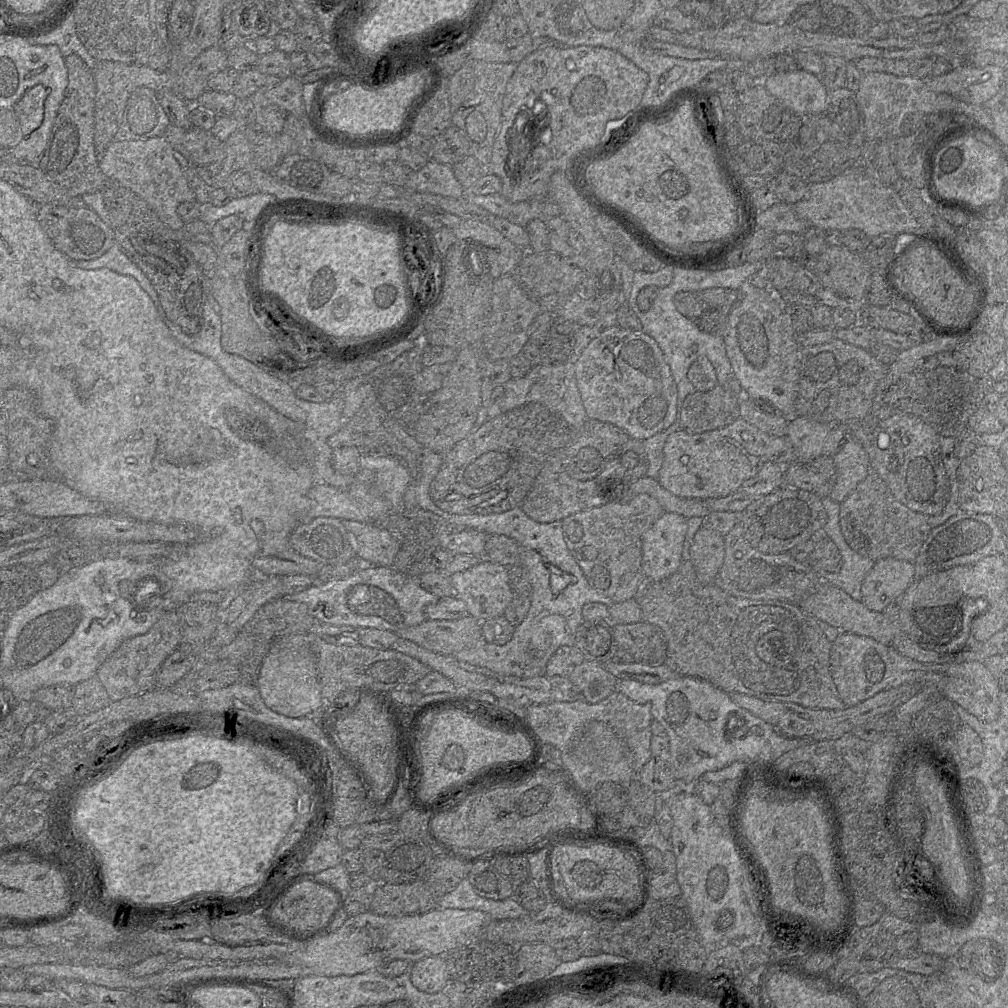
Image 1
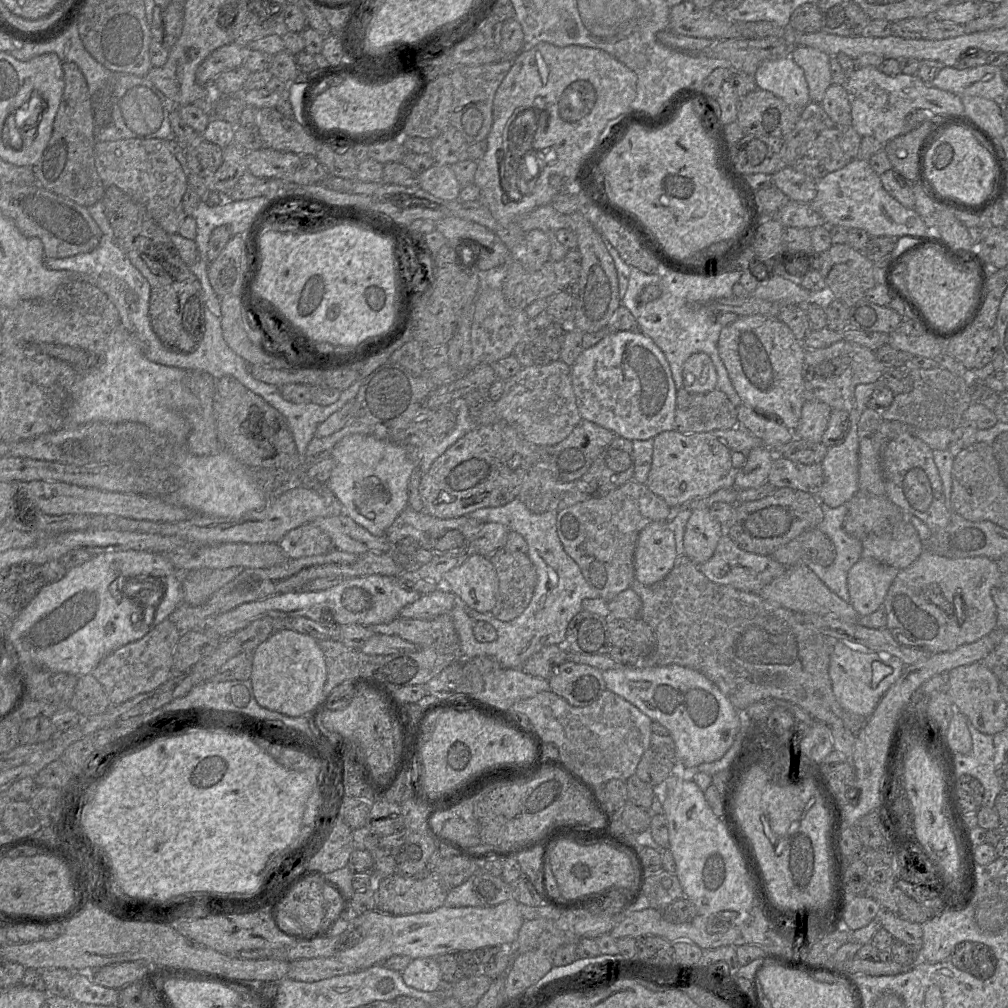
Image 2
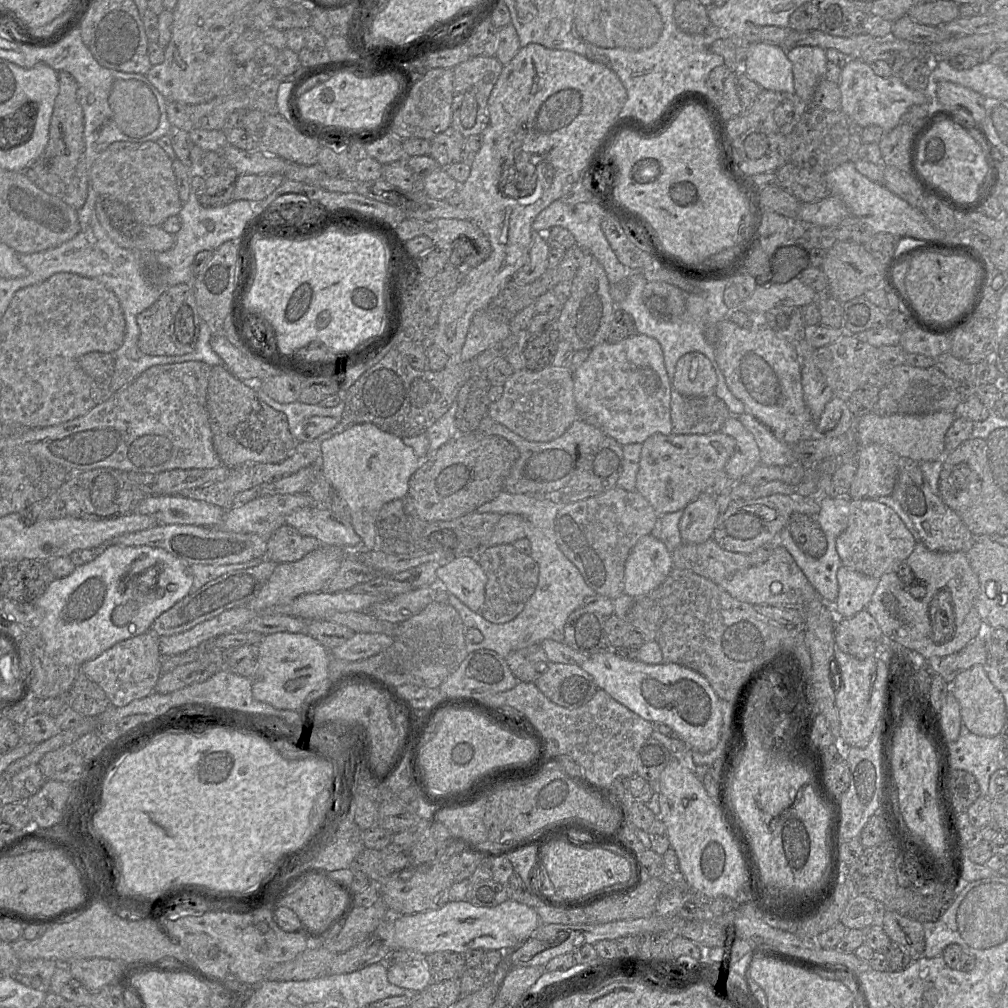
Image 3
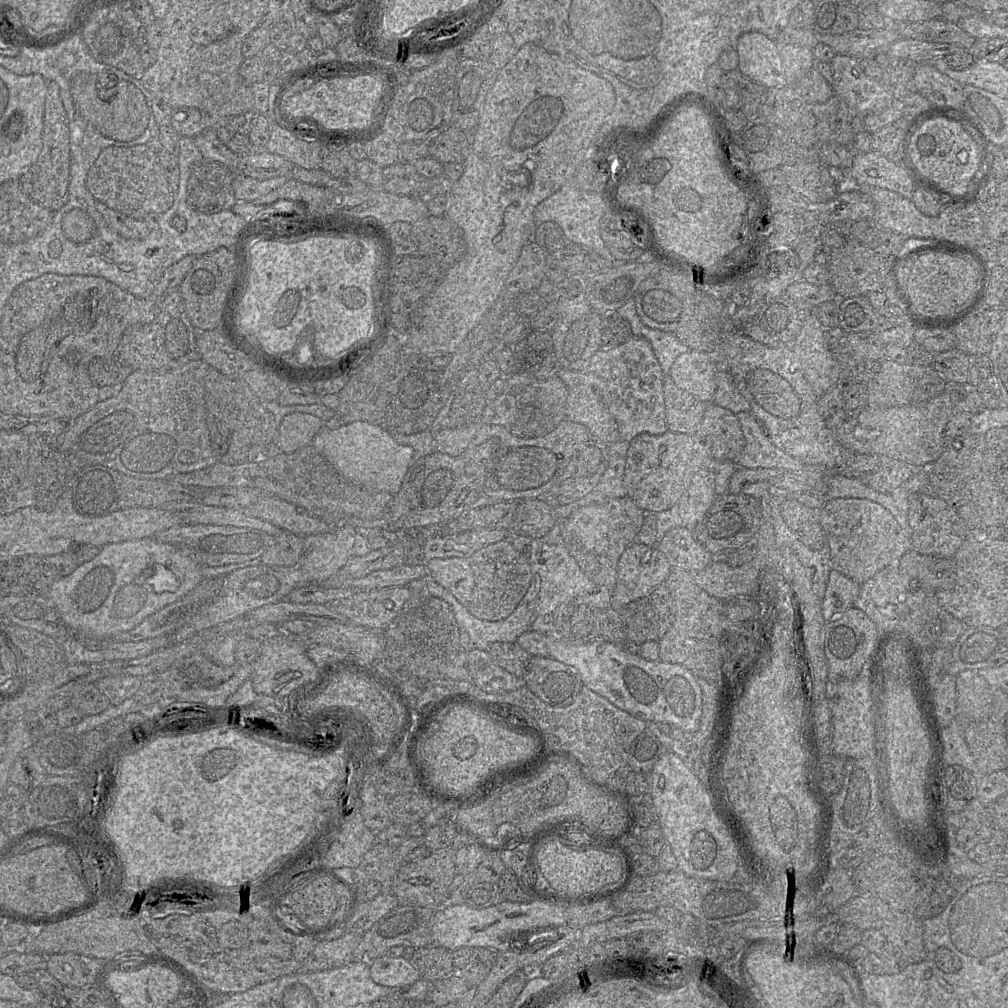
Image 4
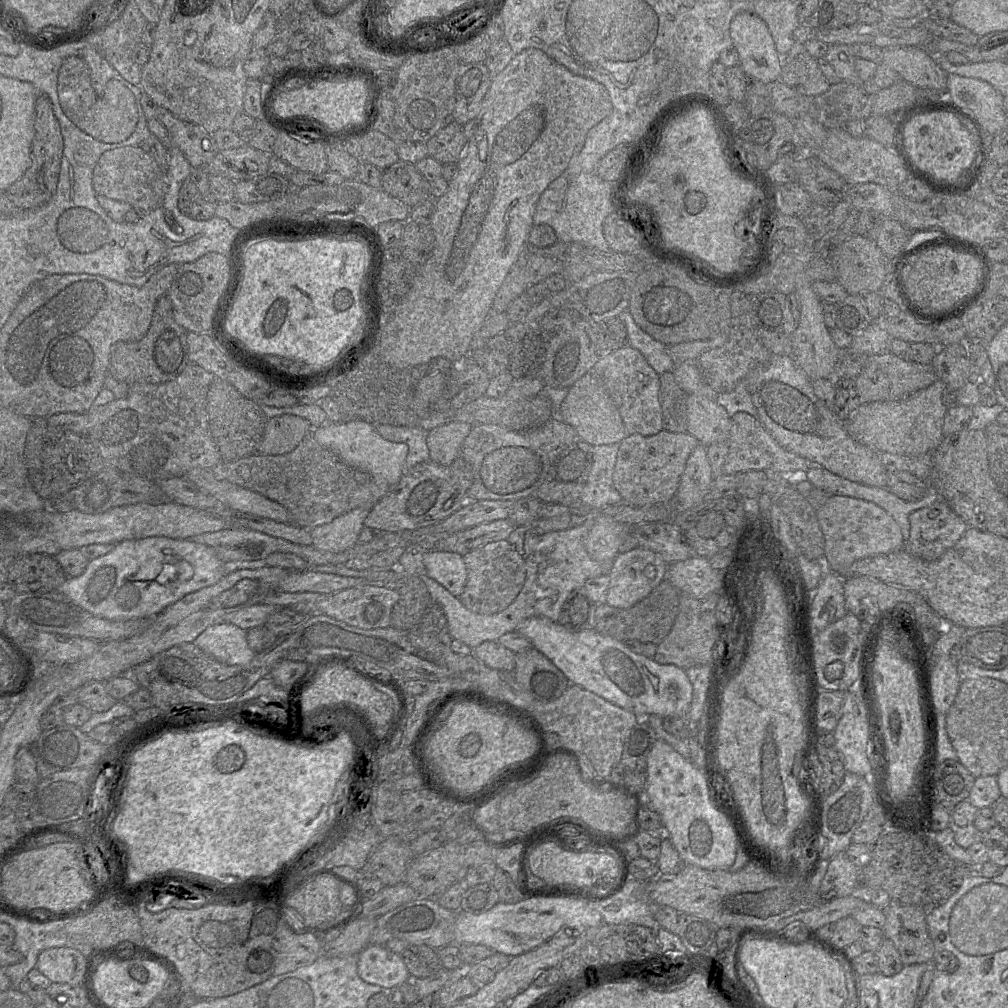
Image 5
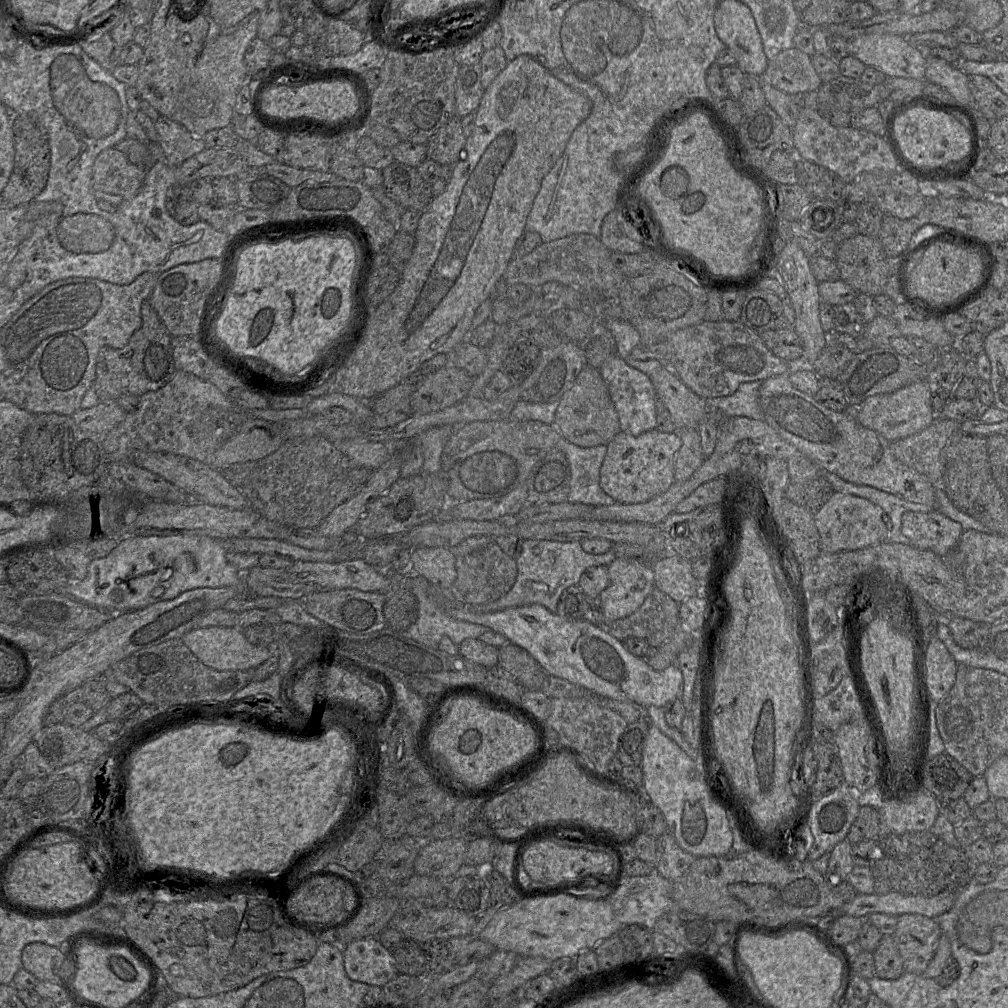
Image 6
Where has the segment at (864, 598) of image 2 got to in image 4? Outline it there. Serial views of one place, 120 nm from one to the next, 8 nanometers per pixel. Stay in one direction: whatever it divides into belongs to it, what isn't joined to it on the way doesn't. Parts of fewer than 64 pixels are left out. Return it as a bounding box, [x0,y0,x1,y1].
[822,570,861,622]

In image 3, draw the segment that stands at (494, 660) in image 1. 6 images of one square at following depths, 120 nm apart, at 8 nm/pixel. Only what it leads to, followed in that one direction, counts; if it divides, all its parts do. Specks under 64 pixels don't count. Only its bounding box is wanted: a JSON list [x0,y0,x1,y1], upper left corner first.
[447,491,596,657]

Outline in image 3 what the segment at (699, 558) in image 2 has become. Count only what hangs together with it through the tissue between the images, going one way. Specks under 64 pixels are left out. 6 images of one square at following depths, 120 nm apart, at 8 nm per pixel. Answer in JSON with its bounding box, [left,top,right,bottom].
[679,491,720,544]

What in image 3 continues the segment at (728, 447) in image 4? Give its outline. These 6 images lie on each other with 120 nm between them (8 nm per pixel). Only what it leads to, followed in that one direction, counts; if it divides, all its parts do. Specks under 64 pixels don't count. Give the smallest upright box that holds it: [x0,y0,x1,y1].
[719,415,760,481]

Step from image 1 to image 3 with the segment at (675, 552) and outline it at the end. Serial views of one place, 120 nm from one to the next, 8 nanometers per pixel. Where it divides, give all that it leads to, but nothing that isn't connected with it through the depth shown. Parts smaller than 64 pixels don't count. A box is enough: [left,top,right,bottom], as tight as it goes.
[624,534,672,598]

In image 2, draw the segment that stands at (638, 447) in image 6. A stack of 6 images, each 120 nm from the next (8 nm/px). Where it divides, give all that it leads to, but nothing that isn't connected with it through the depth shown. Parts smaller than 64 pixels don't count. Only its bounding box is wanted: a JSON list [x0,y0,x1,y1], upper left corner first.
[645,426,763,508]

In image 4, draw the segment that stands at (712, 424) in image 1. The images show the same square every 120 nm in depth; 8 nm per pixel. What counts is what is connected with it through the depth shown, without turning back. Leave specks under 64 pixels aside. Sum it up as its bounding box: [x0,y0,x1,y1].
[663,376,708,434]

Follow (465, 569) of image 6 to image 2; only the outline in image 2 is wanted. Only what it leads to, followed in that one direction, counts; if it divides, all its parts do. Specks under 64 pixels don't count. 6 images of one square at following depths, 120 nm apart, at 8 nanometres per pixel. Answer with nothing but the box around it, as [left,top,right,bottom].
[488,548,537,621]

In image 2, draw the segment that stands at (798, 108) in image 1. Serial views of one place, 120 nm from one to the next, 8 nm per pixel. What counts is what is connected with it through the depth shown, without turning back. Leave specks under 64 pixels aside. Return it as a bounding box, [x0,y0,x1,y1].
[753,57,810,108]

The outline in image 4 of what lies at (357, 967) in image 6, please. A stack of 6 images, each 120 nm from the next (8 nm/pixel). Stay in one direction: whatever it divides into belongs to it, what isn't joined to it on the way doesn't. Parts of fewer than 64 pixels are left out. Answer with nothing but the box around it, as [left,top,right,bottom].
[369,954,421,988]

